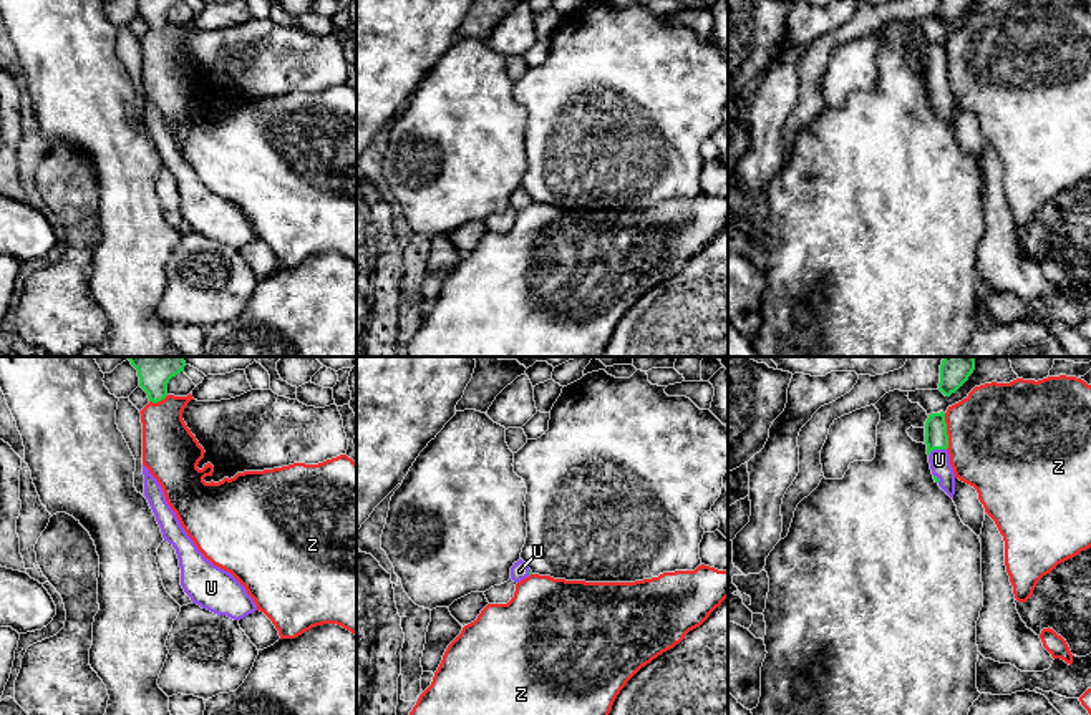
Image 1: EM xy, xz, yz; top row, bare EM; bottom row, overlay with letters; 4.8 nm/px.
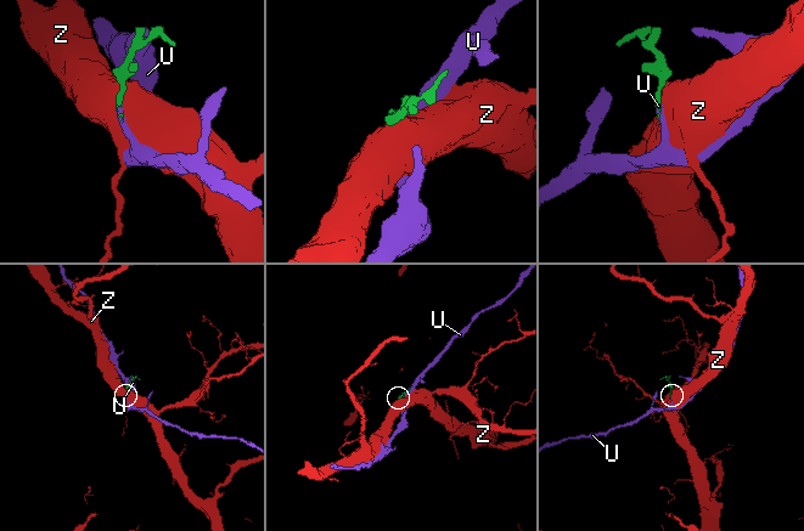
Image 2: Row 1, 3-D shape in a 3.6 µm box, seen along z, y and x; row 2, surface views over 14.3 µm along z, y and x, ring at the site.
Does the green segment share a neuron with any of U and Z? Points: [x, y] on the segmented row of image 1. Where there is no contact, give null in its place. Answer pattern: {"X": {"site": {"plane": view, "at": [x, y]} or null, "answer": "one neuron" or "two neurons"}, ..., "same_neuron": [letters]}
{"U": {"site": {"plane": "yz", "at": [937, 448]}, "answer": "one neuron"}, "Z": {"site": {"plane": "yz", "at": [945, 432]}, "answer": "two neurons"}, "same_neuron": ["U"]}

